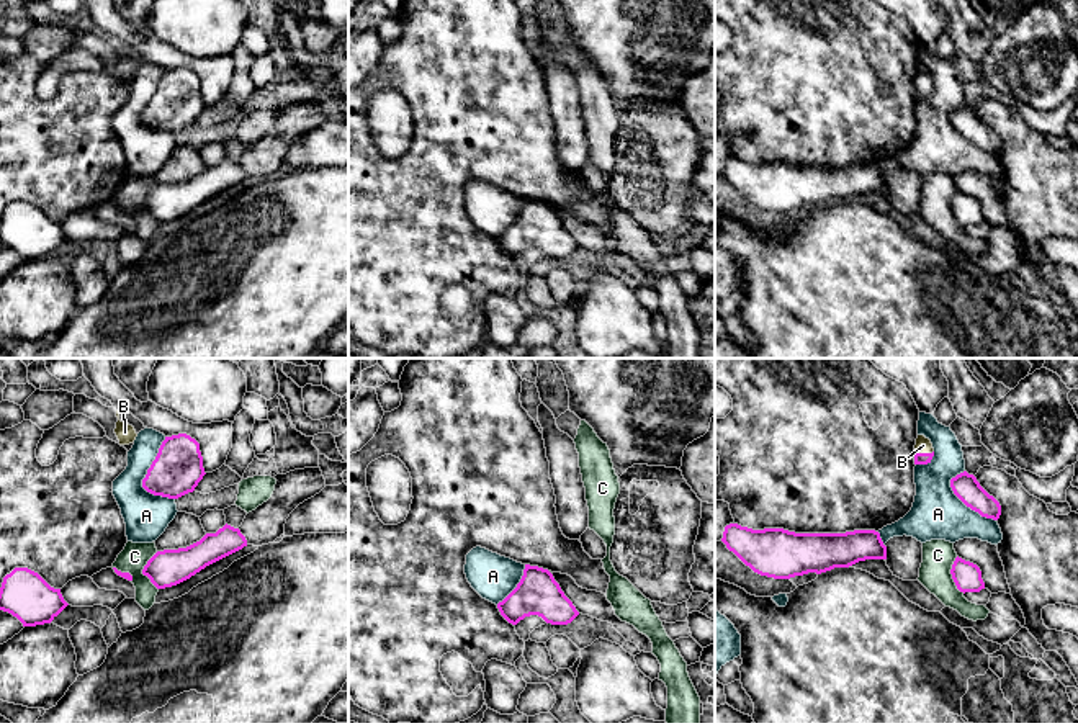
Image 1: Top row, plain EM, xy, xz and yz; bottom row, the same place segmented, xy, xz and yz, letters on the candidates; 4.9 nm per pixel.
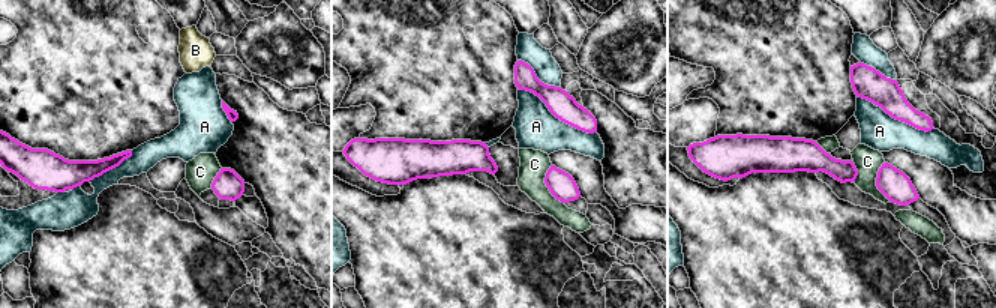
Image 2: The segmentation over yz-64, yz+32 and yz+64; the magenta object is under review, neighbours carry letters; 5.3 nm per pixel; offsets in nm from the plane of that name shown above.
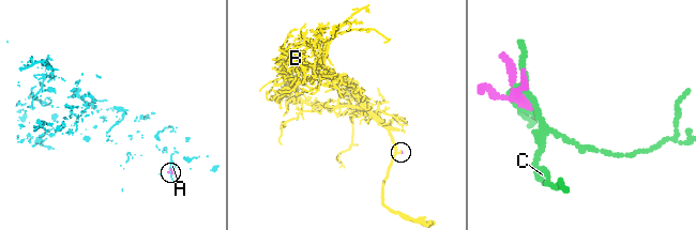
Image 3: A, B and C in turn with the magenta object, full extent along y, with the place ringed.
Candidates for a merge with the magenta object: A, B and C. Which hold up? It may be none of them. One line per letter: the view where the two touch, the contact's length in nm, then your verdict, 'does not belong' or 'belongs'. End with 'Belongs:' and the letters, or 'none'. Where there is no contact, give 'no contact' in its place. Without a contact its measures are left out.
A: meets magenta in xy; contact 320 nm long; does not belong
B: meets magenta in yz; contact 100 nm long; belongs
C: meets magenta in xy; contact 190 nm long; does not belong
Belongs: B

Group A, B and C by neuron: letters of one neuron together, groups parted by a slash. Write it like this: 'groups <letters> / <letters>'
groups A / B / C

